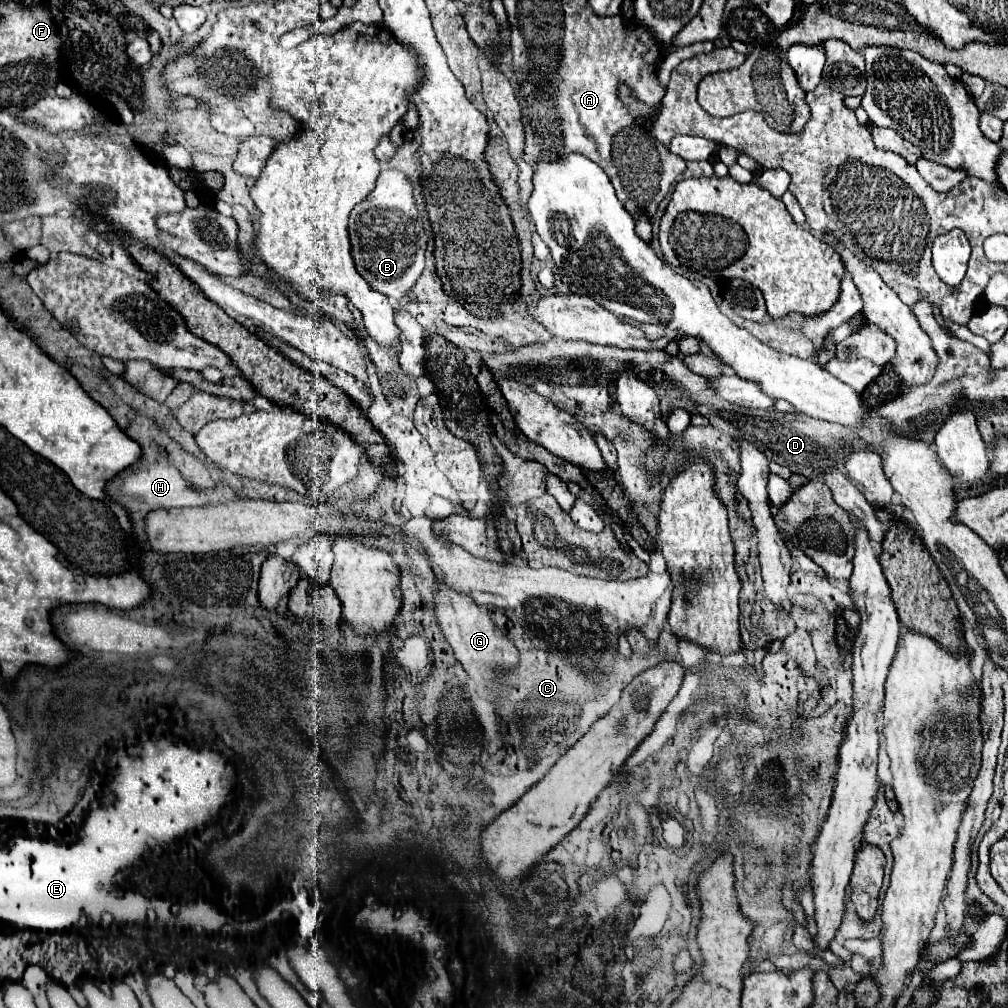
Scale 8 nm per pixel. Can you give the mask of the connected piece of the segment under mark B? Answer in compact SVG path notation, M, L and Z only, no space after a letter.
M382 170L376 188L354 206L348 222L352 244L352 258L358 274L378 292L386 294L394 304L402 300L424 270L426 230L424 220L418 216L412 198L412 184L406 174L396 170Z

